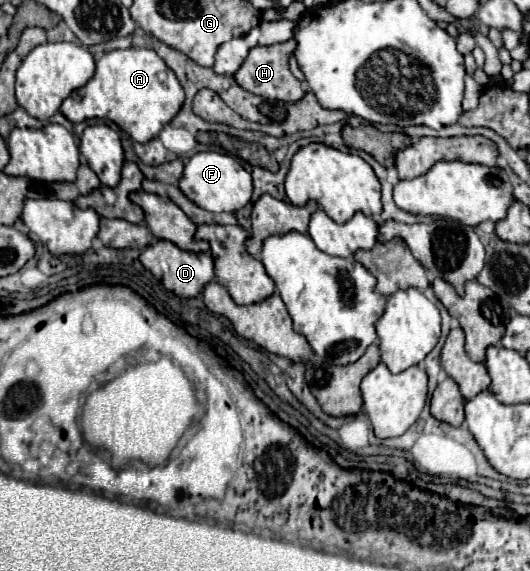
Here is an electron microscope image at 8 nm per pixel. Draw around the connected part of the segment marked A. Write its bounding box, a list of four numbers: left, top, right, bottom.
[60,48,184,142]

